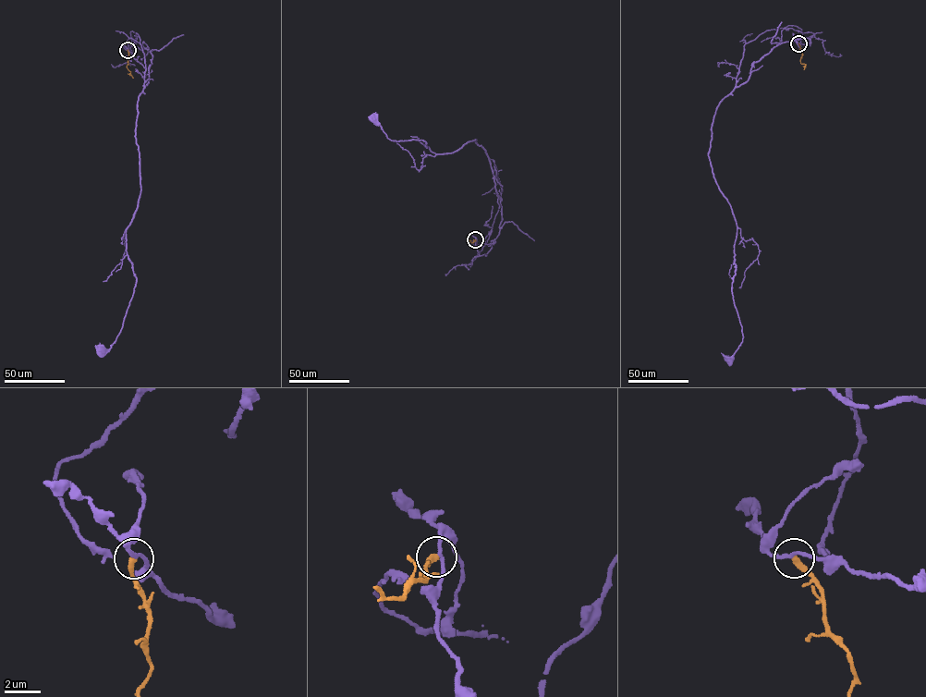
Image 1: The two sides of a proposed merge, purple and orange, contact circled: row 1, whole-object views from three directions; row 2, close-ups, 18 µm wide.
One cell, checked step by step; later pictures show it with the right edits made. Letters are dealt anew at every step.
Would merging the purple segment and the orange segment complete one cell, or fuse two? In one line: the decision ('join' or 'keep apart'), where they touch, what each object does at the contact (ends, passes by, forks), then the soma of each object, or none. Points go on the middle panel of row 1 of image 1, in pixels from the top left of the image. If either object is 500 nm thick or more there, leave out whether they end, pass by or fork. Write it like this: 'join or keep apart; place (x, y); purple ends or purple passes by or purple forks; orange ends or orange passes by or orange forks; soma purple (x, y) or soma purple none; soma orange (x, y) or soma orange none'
keep apart; place (475, 239); purple passes by; orange ends; soma purple (372, 118); soma orange none

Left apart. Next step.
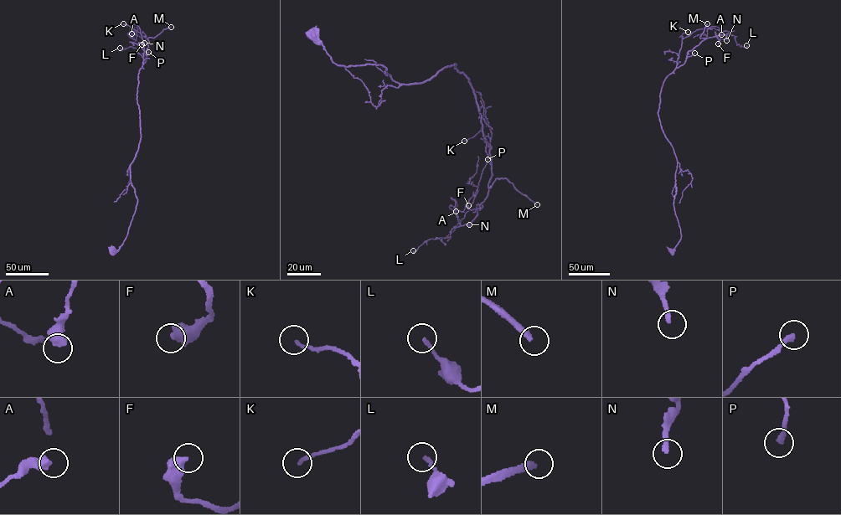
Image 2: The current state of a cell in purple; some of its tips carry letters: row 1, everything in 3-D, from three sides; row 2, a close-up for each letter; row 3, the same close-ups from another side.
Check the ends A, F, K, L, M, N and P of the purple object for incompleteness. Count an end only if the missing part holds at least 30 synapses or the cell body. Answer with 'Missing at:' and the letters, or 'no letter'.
Missing at: F, M, N

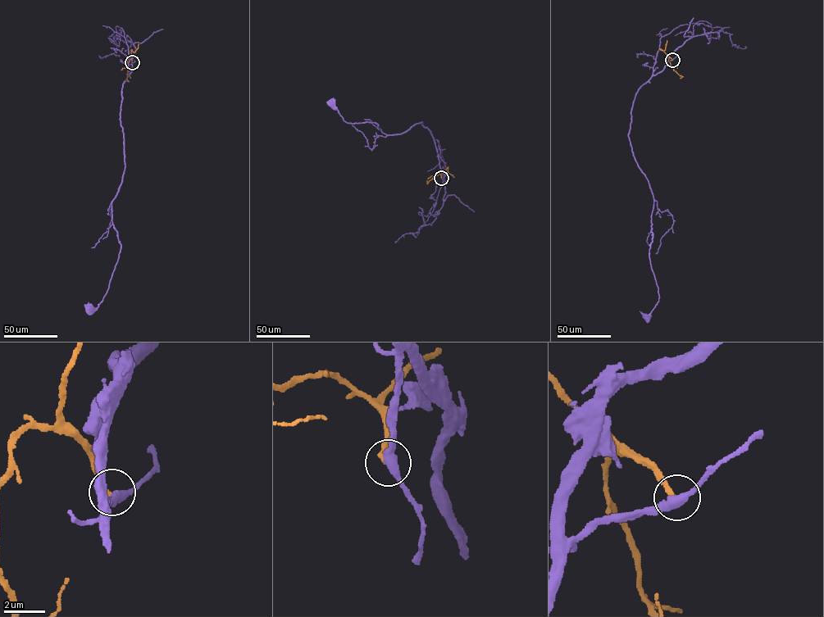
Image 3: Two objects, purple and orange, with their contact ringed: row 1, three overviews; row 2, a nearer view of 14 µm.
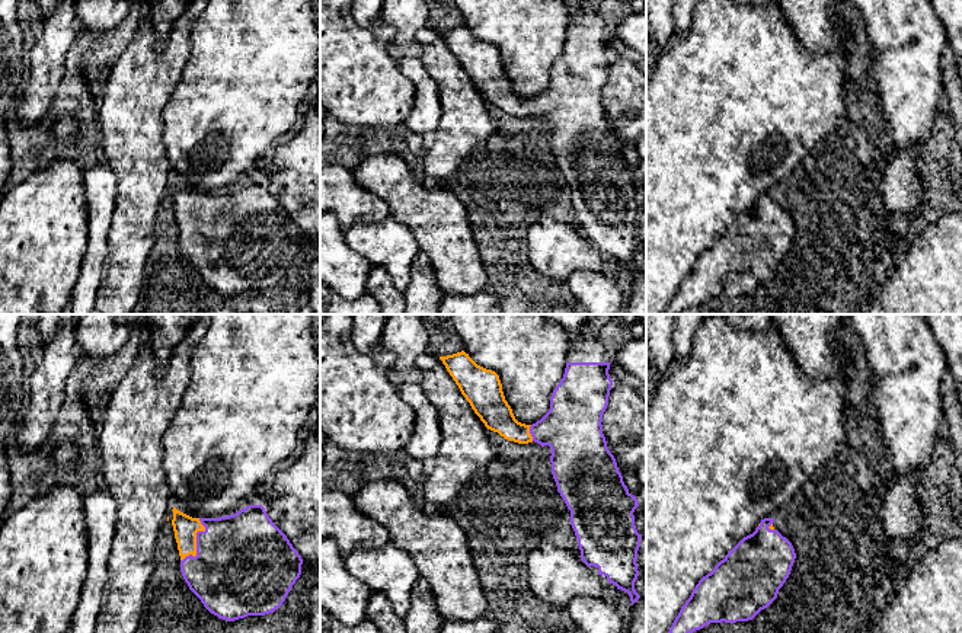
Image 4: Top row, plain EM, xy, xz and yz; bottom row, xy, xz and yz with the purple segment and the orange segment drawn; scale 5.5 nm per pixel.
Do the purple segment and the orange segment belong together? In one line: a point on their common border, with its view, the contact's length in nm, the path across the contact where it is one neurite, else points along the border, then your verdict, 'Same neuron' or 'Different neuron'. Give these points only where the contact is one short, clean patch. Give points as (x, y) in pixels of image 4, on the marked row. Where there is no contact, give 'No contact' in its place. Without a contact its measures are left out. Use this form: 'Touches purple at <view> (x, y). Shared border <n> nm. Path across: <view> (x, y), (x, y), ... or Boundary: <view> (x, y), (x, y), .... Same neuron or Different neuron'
Touches purple at xy (197, 543). Shared border 260 nm. Same neuron

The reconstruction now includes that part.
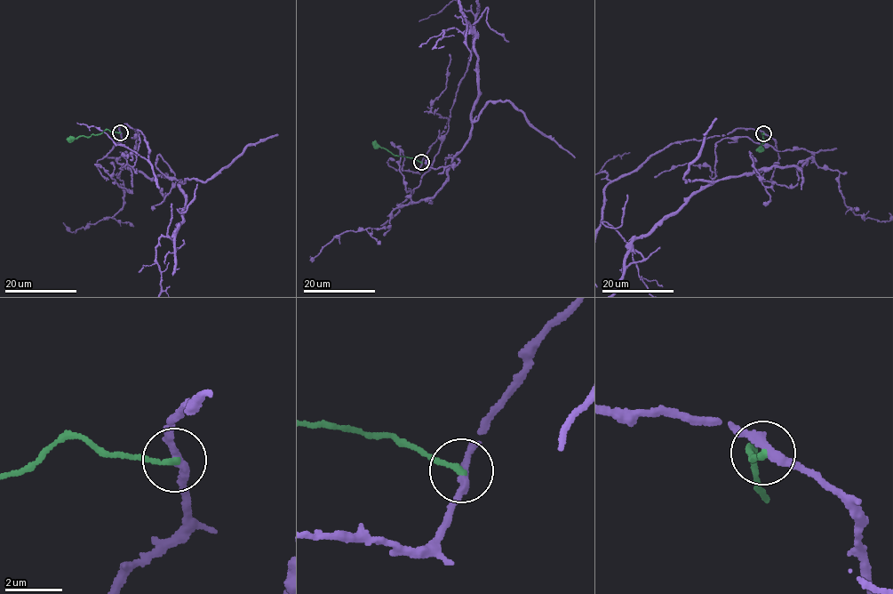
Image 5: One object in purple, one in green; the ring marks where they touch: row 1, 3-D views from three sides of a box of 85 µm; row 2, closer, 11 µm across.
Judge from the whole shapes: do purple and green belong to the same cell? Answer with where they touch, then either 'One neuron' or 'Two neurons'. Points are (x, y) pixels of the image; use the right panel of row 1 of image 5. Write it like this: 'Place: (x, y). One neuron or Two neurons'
Place: (763, 133). Two neurons

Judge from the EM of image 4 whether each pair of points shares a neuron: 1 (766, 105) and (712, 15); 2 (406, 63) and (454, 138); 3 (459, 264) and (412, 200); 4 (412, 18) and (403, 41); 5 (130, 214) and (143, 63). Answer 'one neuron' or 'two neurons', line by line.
1: one neuron
2: two neurons
3: one neuron
4: one neuron
5: one neuron

